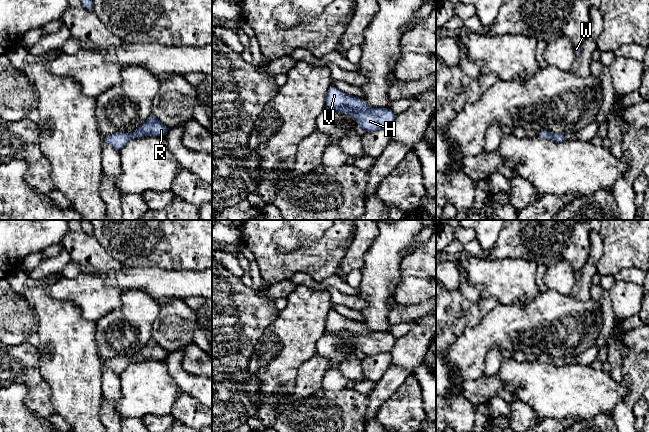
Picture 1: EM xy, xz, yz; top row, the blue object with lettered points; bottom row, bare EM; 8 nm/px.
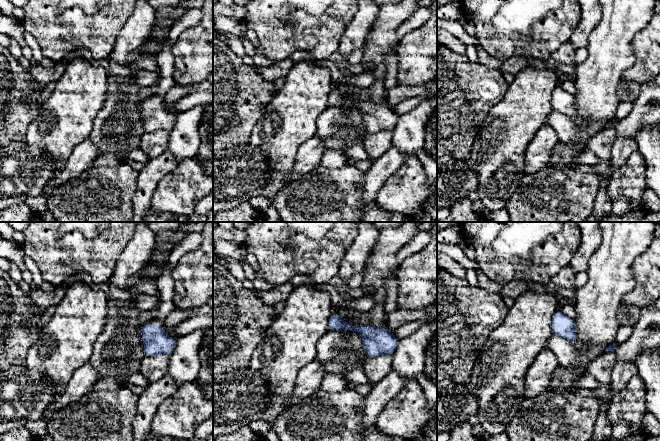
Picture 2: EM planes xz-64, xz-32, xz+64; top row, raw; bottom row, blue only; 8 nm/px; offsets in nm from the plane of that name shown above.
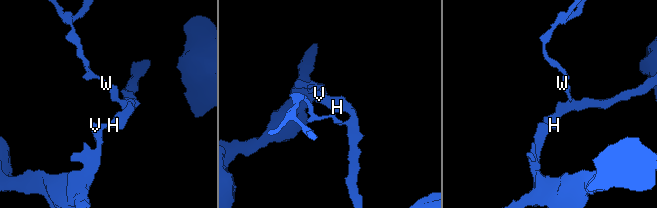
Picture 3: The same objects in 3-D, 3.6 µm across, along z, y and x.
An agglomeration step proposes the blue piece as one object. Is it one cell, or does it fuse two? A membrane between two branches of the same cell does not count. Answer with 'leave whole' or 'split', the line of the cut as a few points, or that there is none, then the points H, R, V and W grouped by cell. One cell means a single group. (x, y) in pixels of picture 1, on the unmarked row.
leave whole; no cut; H R V W

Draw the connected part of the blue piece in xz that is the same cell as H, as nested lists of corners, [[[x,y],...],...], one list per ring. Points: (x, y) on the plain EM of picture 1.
[[[334,309],[327,315],[326,332],[353,338],[354,344],[364,356],[390,353],[396,341],[390,332],[370,332],[365,323],[348,319]]]

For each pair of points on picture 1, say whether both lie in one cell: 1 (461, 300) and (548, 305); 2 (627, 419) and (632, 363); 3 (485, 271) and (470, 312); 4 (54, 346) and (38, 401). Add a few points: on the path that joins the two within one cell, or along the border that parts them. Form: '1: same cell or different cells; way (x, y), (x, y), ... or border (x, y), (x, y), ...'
1: different cells; border (498, 303), (482, 320)
2: same cell; way (627, 405), (632, 397), (632, 377)
3: different cells; border (464, 269), (469, 282), (498, 301)
4: different cells; border (38, 356), (39, 373), (49, 387), (50, 402)

